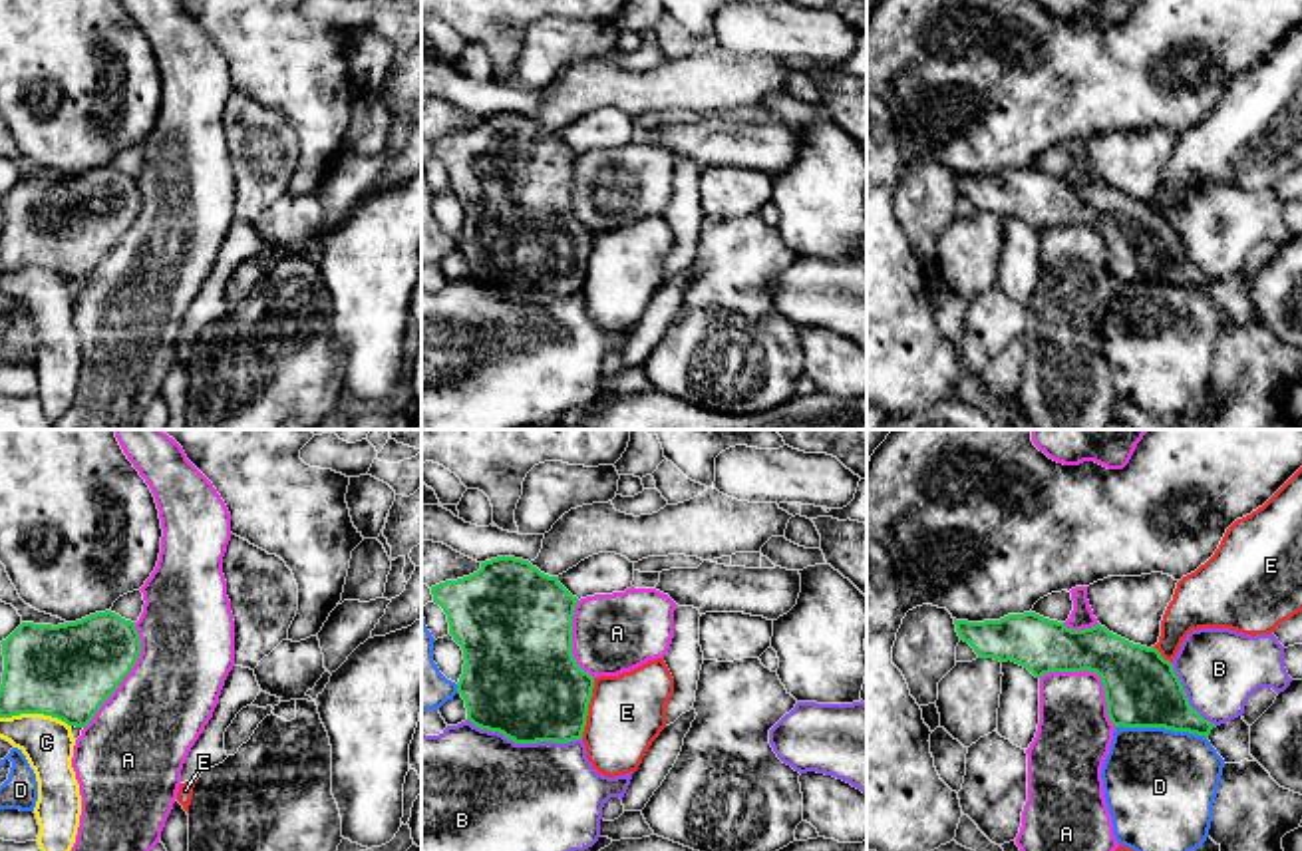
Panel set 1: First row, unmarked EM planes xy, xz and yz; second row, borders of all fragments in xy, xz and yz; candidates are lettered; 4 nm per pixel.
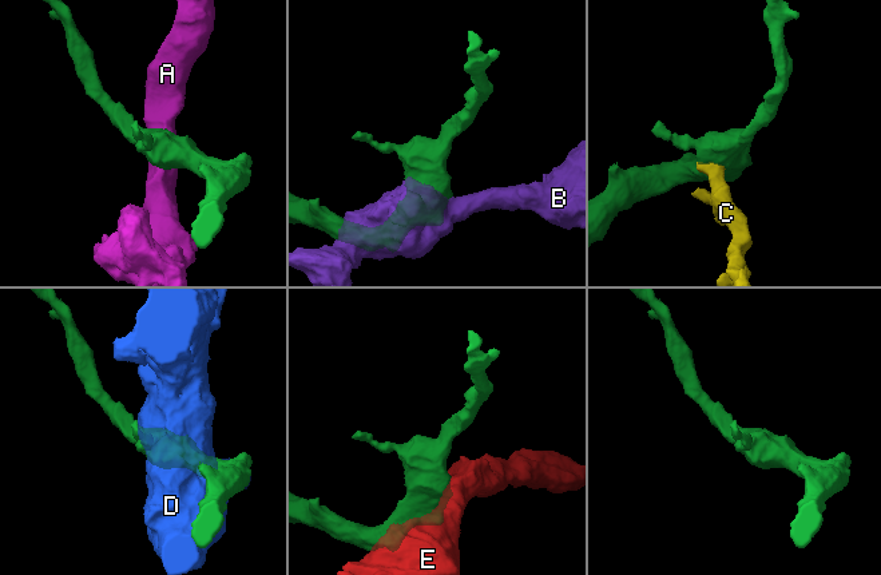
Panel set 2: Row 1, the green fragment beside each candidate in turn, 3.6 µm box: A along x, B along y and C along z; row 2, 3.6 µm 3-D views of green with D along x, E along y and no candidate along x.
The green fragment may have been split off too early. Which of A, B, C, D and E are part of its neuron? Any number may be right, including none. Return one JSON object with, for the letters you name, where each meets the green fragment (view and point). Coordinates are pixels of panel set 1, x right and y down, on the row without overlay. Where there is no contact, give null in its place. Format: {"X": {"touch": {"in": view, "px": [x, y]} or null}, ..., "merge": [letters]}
{"merge": []}

